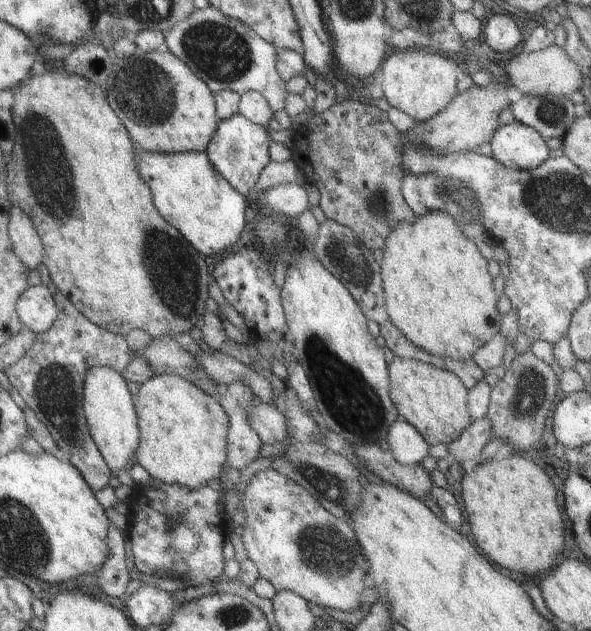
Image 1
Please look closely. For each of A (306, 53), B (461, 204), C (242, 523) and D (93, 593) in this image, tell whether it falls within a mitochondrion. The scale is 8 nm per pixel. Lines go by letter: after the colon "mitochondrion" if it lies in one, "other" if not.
A: other
B: mitochondrion
C: other
D: other

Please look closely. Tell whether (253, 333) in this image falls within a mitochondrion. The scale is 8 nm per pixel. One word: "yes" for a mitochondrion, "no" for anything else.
no

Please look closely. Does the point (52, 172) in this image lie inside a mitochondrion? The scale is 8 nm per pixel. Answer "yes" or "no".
yes

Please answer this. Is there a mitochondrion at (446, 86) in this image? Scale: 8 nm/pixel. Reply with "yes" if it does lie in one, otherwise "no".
no

